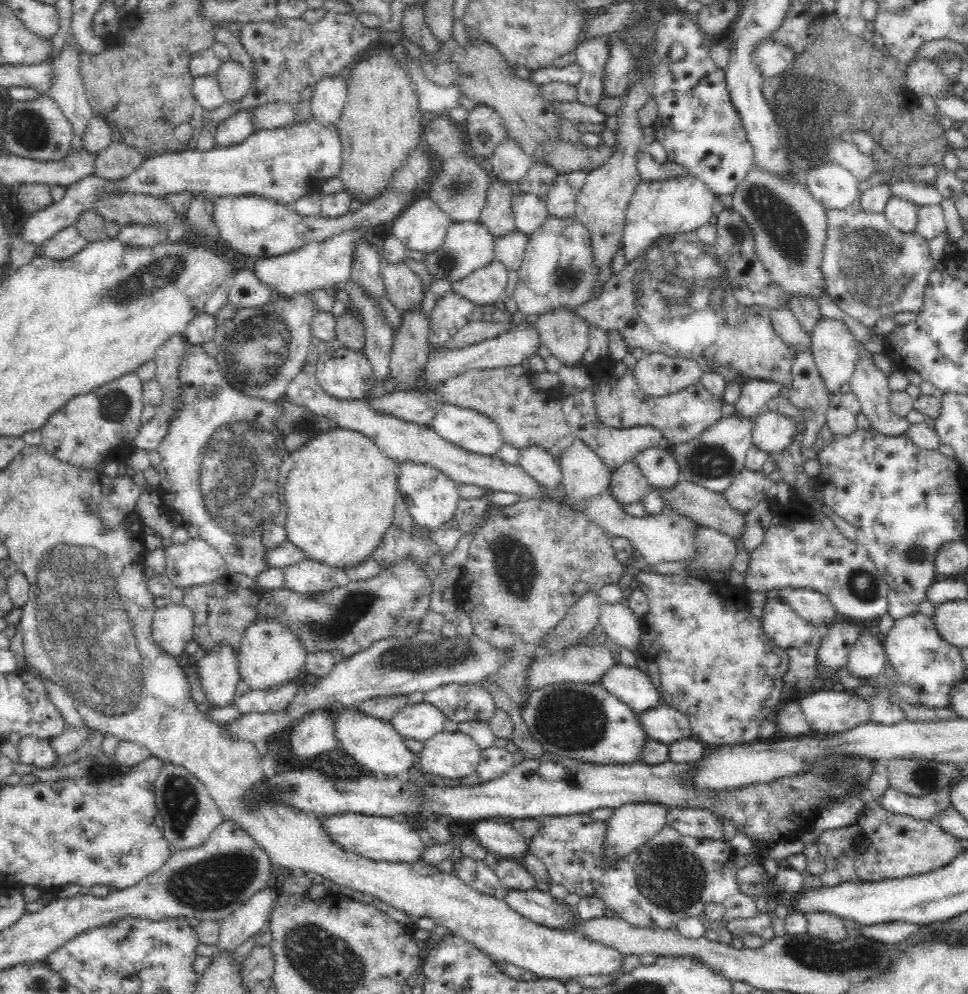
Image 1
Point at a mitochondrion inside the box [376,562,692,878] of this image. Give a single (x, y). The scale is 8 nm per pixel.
(570, 719)

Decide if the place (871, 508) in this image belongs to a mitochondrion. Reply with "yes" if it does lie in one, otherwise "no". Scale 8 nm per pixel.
no

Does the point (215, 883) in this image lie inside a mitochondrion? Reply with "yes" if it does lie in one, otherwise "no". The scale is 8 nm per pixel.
yes

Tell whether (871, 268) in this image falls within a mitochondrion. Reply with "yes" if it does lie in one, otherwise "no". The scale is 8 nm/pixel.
yes

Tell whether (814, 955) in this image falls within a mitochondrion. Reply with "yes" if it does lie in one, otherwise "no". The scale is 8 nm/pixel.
yes

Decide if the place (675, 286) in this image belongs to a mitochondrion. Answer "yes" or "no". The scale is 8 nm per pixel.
yes

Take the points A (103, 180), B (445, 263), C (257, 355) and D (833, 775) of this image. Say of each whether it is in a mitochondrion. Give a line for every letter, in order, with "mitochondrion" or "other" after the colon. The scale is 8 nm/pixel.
A: other
B: mitochondrion
C: mitochondrion
D: mitochondrion

